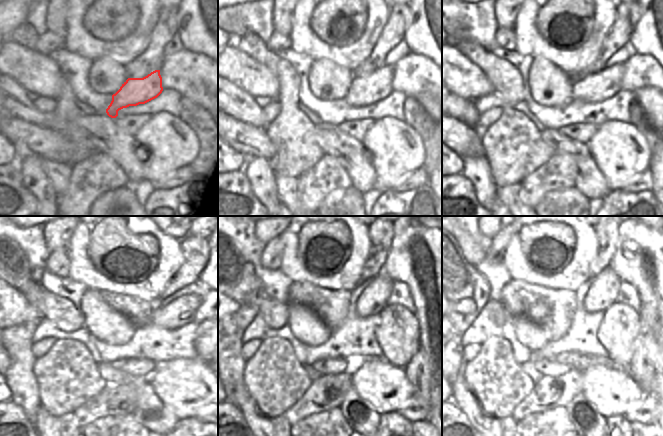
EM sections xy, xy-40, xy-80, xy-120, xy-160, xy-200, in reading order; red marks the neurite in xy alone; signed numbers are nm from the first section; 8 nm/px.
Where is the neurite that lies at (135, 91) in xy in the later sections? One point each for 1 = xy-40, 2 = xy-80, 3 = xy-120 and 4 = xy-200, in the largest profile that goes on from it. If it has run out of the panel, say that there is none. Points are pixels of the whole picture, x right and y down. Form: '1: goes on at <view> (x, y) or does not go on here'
1: goes on at xy-40 (364, 90)
2: goes on at xy-80 (598, 87)
3: goes on at xy-120 (159, 301)
4: goes on at xy-200 (603, 290)

